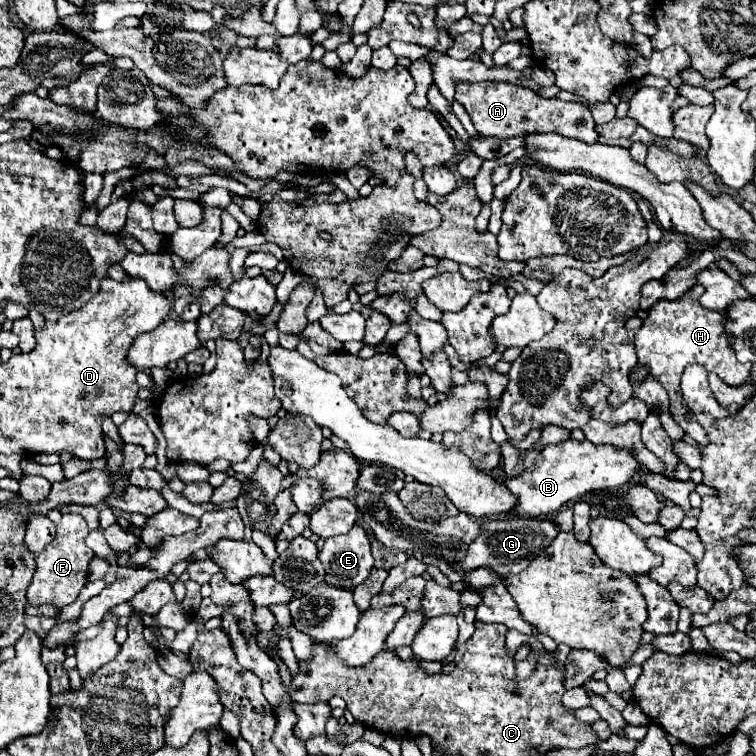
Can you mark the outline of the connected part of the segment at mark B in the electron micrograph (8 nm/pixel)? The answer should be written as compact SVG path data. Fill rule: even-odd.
M568 439L558 445L546 445L534 469L524 471L516 477L508 477L504 485L518 495L518 503L508 517L546 517L558 511L564 503L576 501L582 495L596 491L596 489L618 489L620 485L628 483L634 473L638 471L640 463L632 457L628 449L618 449L612 445L594 445L588 439L576 441Z

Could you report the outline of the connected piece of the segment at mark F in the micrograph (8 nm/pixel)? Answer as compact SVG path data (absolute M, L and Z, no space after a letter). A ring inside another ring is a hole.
M76 513L62 515L60 525L56 527L54 541L48 545L48 549L44 549L44 553L40 553L36 557L38 567L36 567L36 573L34 573L32 583L28 587L28 593L26 593L26 597L32 605L52 603L56 607L64 607L78 597L80 589L86 585L88 563L94 557L92 549L88 549L84 543L88 533L90 533L90 529L88 529L82 515L76 515Z

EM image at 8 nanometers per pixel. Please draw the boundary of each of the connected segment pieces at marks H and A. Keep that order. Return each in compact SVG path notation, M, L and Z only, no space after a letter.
M694 285L684 295L680 295L674 301L660 301L650 311L648 317L642 321L642 327L636 331L636 353L638 363L648 365L650 375L662 383L662 387L668 391L670 397L670 411L674 419L688 431L692 431L698 445L708 445L708 433L702 425L696 425L690 421L690 409L684 405L682 391L680 391L680 375L688 363L700 363L706 369L718 373L720 379L724 379L728 385L742 385L750 377L752 365L742 365L736 361L732 347L730 347L730 335L726 333L726 321L728 317L716 311L708 311L700 305L700 295L704 293L702 285Z
M484 81L484 83L460 83L456 85L454 99L466 107L470 119L480 135L494 135L500 139L518 137L524 133L558 133L564 137L580 139L584 143L598 143L598 133L594 129L592 113L586 105L576 101L544 99L532 89L506 85L502 81Z

